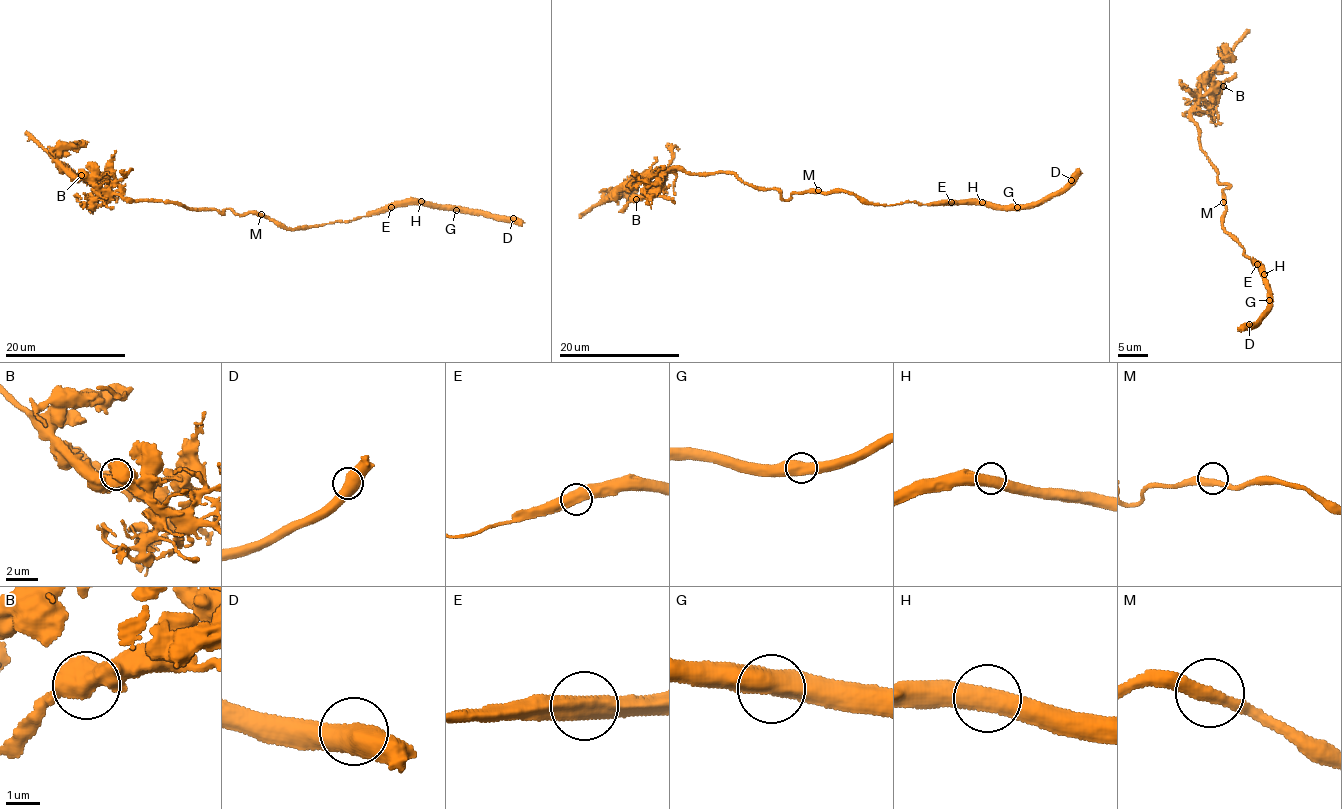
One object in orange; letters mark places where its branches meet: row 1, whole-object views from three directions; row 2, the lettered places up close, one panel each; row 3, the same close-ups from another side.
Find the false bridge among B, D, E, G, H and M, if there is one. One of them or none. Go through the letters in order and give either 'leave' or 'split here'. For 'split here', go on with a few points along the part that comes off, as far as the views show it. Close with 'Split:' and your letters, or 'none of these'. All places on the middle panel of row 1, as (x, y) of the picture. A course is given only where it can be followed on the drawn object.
B: leave
D: leave
E: split here; course (950, 202), (986, 201), (1002, 206), (1041, 203), (1058, 193), (1079, 168)
G: leave
H: leave
M: leave
Split: E

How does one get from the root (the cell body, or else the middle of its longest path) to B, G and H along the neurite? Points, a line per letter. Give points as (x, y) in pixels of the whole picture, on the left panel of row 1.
B: (260, 216), (229, 209), (189, 209), (171, 201), (127, 200), (112, 176), (91, 181), (81, 175)
G: (260, 216), (268, 216), (288, 228), (296, 229), (351, 222), (385, 212), (397, 204), (432, 203), (456, 210)
H: (260, 216), (268, 216), (288, 228), (298, 229), (351, 222), (385, 212), (393, 207), (421, 201)

